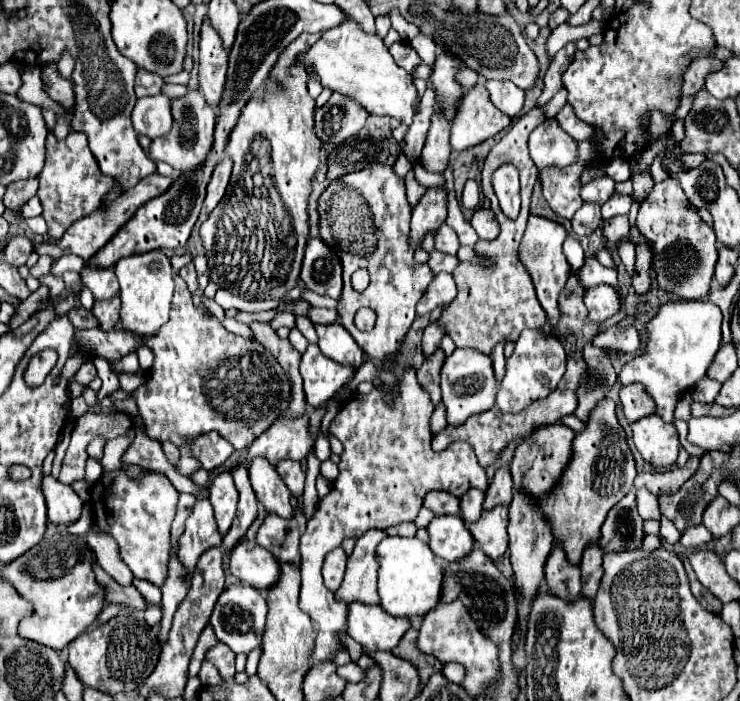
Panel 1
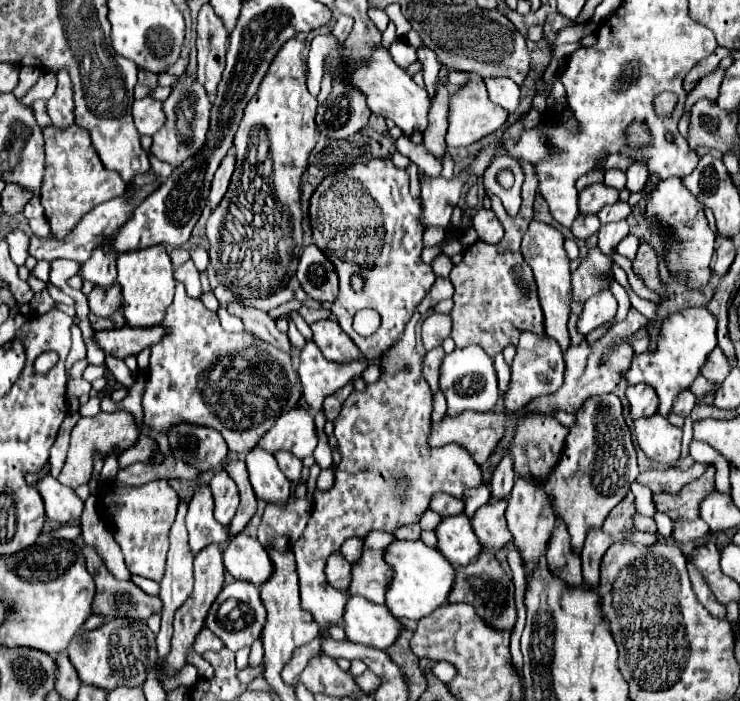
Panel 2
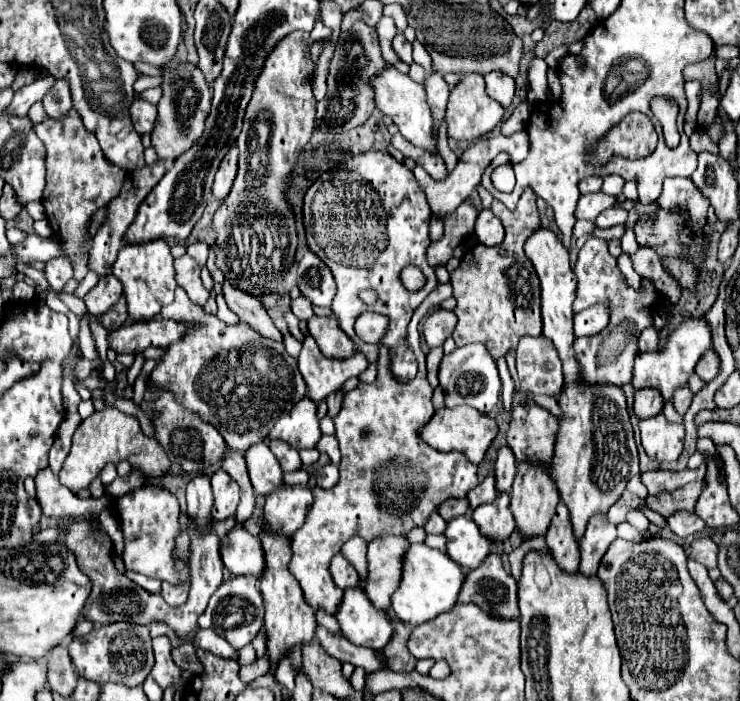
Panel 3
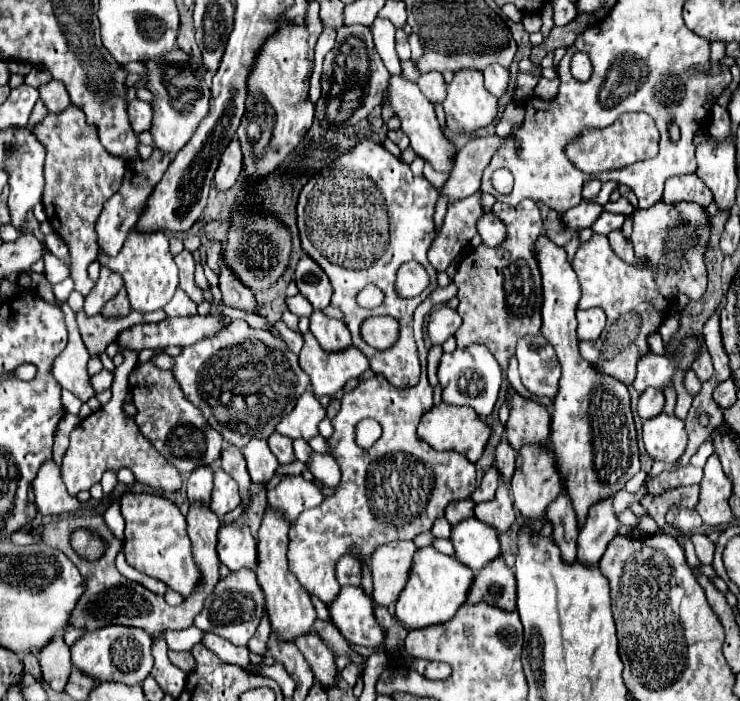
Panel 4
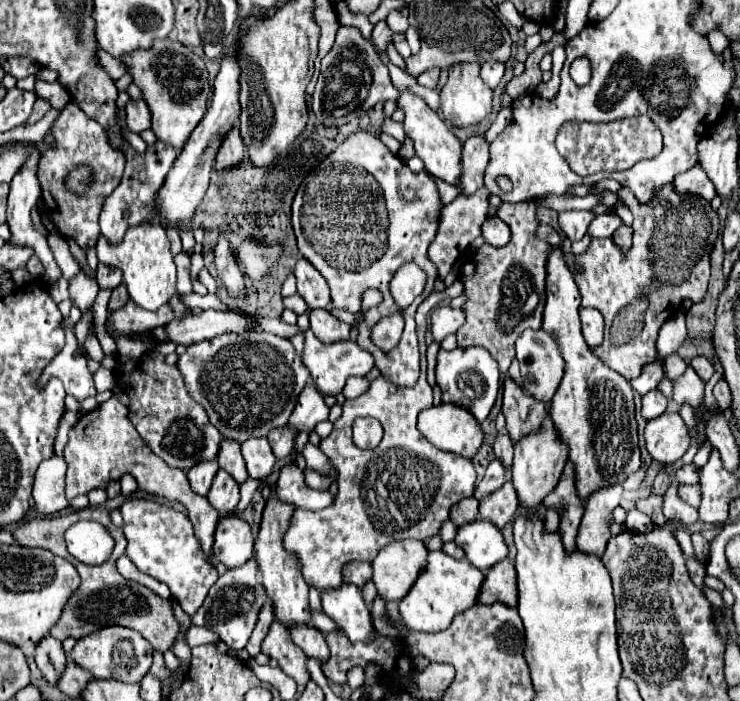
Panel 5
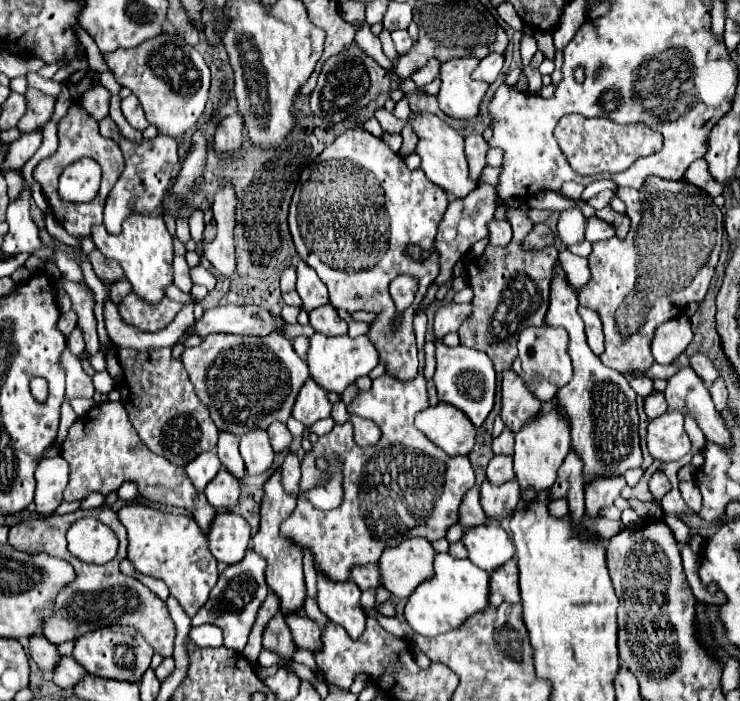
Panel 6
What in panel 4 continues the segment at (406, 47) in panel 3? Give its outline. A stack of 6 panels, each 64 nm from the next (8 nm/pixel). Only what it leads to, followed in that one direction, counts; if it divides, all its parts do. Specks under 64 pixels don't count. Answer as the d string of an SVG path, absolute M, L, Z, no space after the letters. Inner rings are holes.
M396 30L396 52L400 60L410 60L410 44L404 30Z

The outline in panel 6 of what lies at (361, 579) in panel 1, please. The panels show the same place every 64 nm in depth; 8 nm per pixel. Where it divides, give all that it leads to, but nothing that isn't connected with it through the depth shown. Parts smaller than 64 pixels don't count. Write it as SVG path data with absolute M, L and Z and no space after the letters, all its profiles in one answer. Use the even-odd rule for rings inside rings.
M408 538L380 556L380 586L394 598L408 598L412 590L432 576L434 550L426 538Z

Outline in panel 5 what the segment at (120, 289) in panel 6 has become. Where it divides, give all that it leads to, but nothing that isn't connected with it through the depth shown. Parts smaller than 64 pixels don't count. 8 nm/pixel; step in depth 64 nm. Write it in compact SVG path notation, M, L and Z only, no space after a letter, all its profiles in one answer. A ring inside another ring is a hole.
M122 283L118 288L115 288L112 292L108 303L108 311L114 312L120 308L122 308L128 301L129 294L127 291L127 287L124 283Z

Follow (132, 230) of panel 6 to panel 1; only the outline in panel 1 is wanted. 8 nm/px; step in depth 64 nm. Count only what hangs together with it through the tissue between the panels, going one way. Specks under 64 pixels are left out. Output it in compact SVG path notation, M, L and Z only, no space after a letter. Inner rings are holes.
M152 250L146 254L128 256L116 262L114 266L116 278L120 282L120 322L122 328L130 334L136 334L138 338L152 338L164 322L168 322L168 310L170 300L174 292L174 272L170 268L170 260L162 250Z

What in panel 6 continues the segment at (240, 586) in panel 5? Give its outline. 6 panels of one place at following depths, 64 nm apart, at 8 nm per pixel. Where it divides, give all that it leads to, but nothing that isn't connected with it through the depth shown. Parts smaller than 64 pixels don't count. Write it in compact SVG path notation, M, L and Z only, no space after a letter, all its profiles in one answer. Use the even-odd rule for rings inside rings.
M248 550L246 558L242 562L228 566L220 574L218 584L212 588L208 602L192 618L192 626L216 624L224 632L224 646L228 646L230 650L242 652L246 646L246 640L250 636L252 624L256 620L256 612L268 594L268 588L264 582L264 568L266 568L266 562L252 550Z

